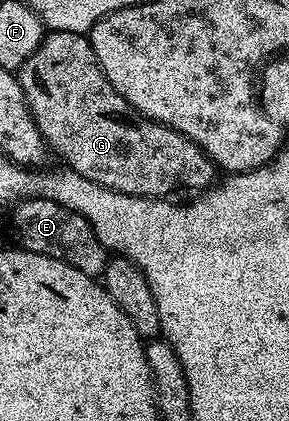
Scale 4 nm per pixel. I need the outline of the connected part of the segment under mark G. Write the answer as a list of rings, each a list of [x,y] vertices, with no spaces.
[[[68,31],[47,32],[40,47],[16,70],[24,99],[28,103],[34,122],[47,146],[59,157],[61,164],[73,173],[84,175],[97,185],[120,191],[129,197],[161,197],[174,195],[177,189],[205,191],[215,184],[216,166],[192,139],[180,135],[158,121],[147,121],[114,90],[104,75],[100,63],[90,46],[89,36]]]

